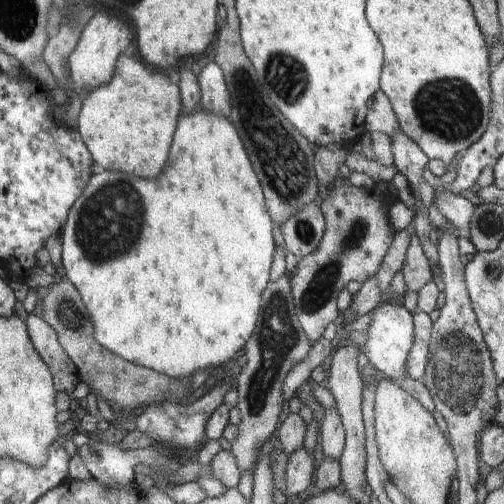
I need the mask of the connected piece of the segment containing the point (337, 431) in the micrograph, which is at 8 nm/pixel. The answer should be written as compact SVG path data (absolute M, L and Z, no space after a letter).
M335 406L325 410L319 430L322 437L323 453L326 457L338 461L345 447L345 430L340 413Z

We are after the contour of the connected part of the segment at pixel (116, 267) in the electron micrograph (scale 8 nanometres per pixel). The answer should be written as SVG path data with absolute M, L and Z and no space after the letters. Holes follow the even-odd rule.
M201 108L187 116L180 114L171 144L170 160L166 162L162 174L156 180L140 180L135 175L127 173L96 170L96 173L89 179L88 187L84 188L80 198L74 202L67 213L61 239L62 263L66 269L66 278L78 290L90 314L96 343L132 364L146 366L160 374L178 379L191 377L198 370L219 367L242 353L256 329L261 297L270 282L269 277L277 247L272 234L274 225L264 204L260 182L250 166L250 160L246 156L240 136L236 134L236 128L228 119L223 115L206 113ZM84 258L108 258L108 260L106 262L94 260L92 264L90 260L84 260Z

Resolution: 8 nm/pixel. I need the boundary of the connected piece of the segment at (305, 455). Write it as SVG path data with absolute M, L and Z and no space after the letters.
M304 446L288 455L287 469L285 470L286 488L284 490L286 496L298 495L310 486L316 463L313 454L310 454Z

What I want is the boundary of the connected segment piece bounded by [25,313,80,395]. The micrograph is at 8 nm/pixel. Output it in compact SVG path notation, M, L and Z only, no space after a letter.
M30 313L25 321L28 337L48 366L57 392L72 395L79 384L79 373L58 341L56 332L38 315Z

